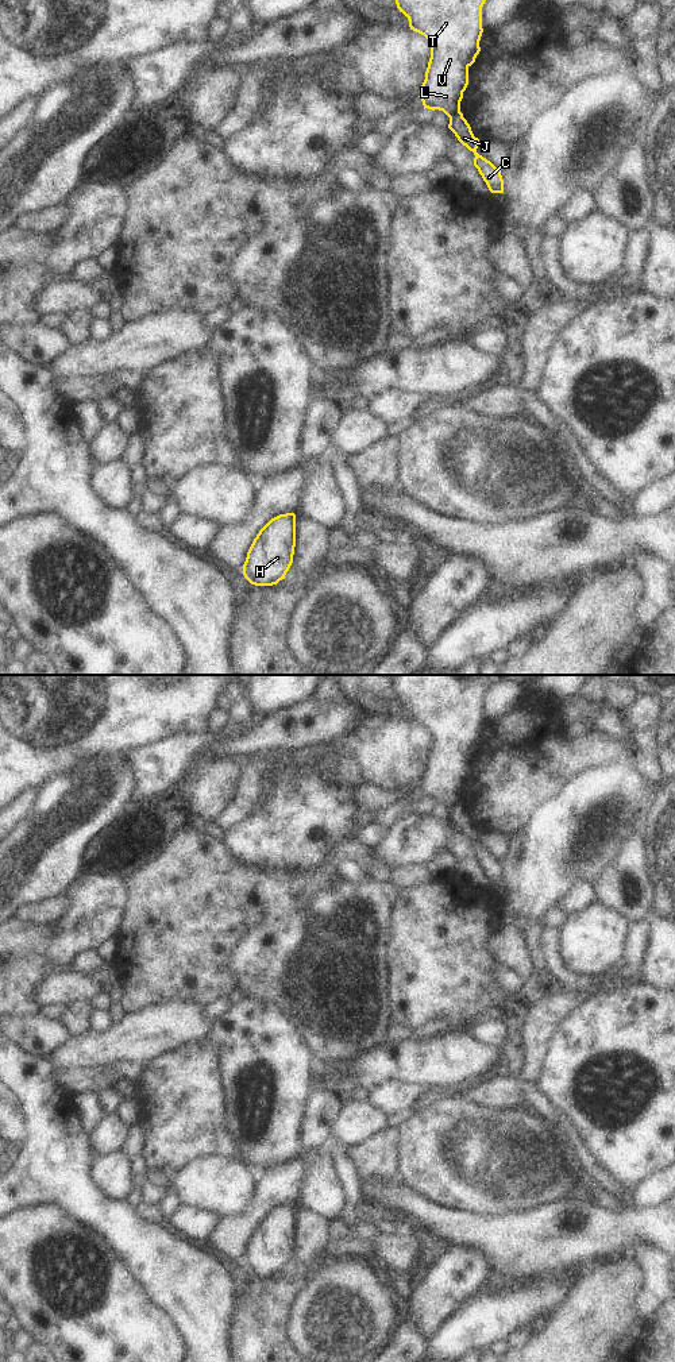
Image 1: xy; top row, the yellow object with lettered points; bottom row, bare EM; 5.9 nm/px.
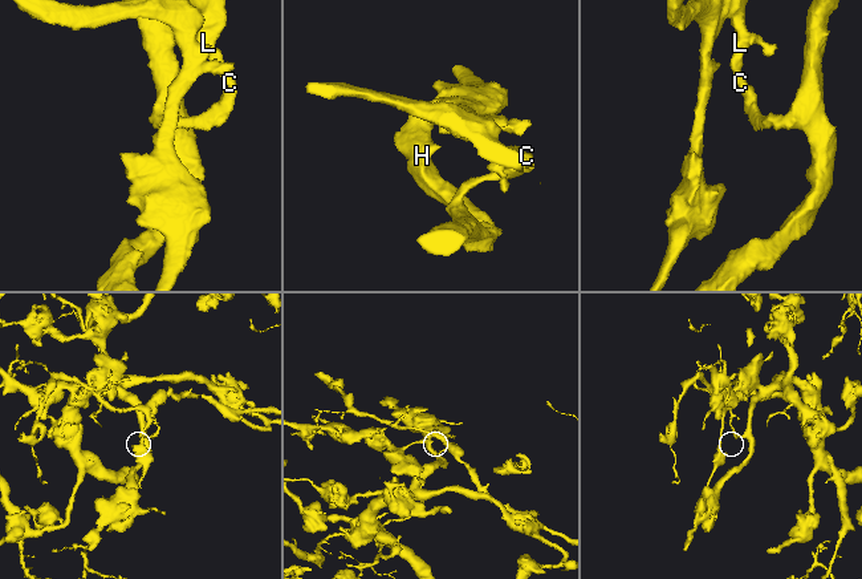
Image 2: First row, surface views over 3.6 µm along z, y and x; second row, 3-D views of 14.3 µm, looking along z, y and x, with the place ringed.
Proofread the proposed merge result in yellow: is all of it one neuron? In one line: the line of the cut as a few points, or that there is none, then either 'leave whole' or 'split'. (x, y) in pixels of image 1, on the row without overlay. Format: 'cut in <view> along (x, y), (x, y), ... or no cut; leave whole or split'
cut in xy along (459, 801), (450, 809); split

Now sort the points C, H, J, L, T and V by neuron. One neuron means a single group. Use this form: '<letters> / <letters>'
C H J / L T V

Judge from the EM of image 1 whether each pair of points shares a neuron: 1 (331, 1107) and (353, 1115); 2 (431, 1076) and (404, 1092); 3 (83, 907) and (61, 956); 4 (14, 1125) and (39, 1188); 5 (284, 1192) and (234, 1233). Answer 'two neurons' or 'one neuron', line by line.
1: two neurons
2: two neurons
3: one neuron
4: one neuron
5: one neuron

